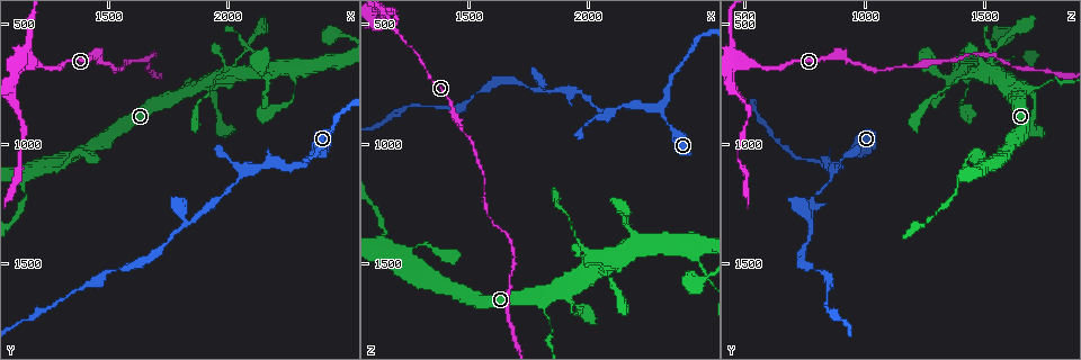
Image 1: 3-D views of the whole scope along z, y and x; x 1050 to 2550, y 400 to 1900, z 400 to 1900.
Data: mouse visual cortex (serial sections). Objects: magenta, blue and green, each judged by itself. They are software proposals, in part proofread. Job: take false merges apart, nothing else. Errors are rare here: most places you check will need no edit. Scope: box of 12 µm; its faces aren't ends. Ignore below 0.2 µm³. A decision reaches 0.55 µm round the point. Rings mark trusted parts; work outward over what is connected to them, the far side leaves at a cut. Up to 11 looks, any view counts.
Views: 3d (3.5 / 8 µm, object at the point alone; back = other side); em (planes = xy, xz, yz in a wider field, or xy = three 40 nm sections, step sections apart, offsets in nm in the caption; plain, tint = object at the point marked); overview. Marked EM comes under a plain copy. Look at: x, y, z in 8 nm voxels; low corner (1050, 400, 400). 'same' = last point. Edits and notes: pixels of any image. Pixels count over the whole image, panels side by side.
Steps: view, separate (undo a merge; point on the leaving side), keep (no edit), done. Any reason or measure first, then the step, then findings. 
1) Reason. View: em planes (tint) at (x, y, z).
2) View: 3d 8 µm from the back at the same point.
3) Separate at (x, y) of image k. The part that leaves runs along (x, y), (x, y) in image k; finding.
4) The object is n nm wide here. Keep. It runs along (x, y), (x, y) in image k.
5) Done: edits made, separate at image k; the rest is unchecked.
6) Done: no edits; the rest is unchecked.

A fork. View: 3d 8 µm at (2300, 1080, 850).

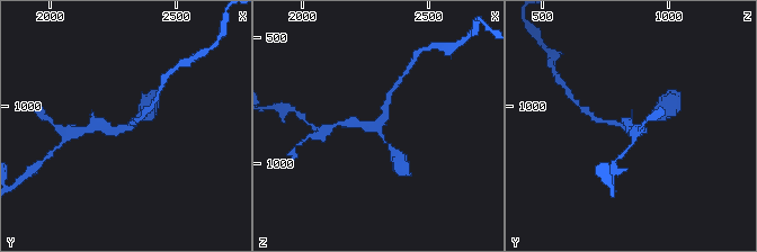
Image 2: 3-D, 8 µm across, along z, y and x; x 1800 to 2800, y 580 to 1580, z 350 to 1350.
3 arms meet here; the arms are 150, 200, 250 nm wide. View: em planes (tint) at (2300, 1090, 860).

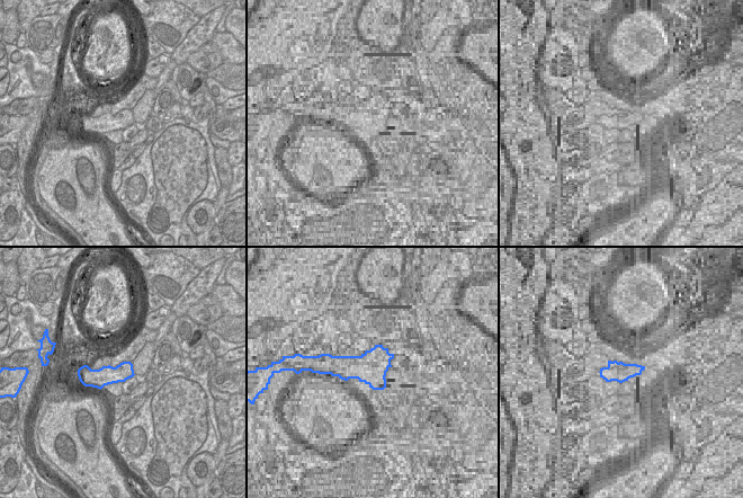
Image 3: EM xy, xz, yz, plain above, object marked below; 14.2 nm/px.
The object is 260 nm wide here. Keep. It runs along (393, 151), (374, 125), (347, 123) in image 2; continuous, no second cell.

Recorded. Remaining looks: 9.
A narrow waist. View: 3d 3.5 µm at (2020, 1180, 850).

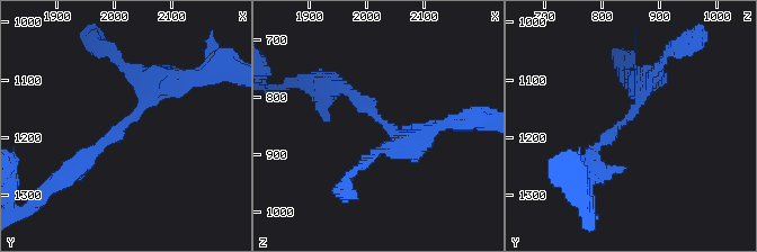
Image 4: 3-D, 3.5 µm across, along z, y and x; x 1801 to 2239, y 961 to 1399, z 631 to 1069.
The arms are 200, 300 nm wide; now the EM. View: em xy step 2 (tint) at (2020, 1175, 840).

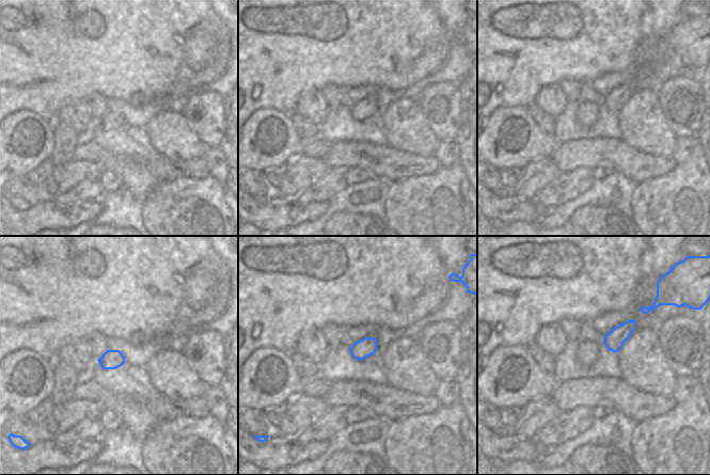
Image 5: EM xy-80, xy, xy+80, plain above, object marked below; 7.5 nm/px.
Keep. All the same cell.

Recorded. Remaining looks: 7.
Branch point. View: 3d 3.5 µm at (1800, 790, 1640).

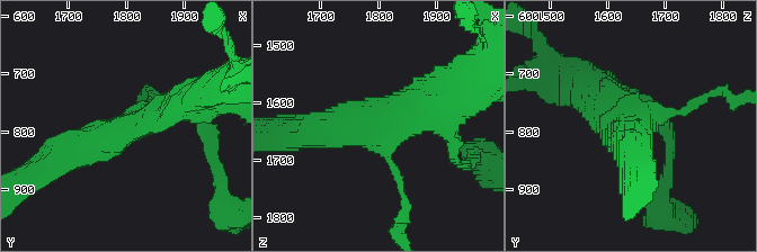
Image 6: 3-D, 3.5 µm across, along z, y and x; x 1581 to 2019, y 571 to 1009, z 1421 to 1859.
3 arms meet here; the arms are 100, 350, 450 nm wide. View: em planes (tint) at (1805, 795, 1630).

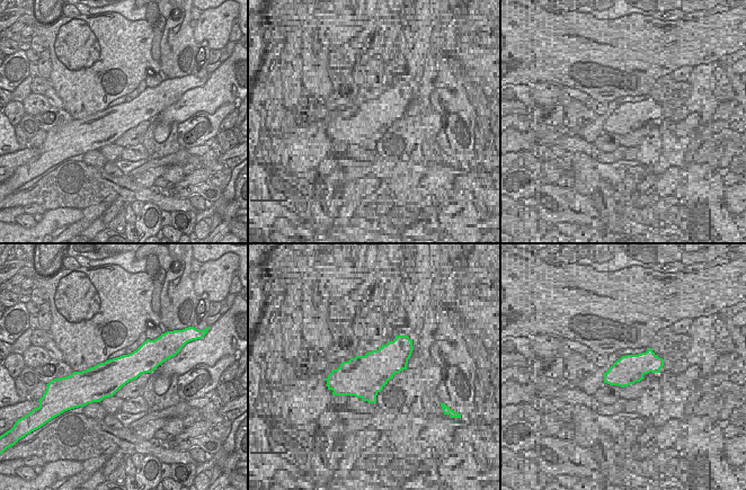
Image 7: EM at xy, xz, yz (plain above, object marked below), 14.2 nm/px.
Keep. It runs along (59, 155), (189, 104) in image 6; continuous, no second cell.

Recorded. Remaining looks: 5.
Side arm on a straight run. View: 3d 3.5 µm at (2400, 660, 1420).

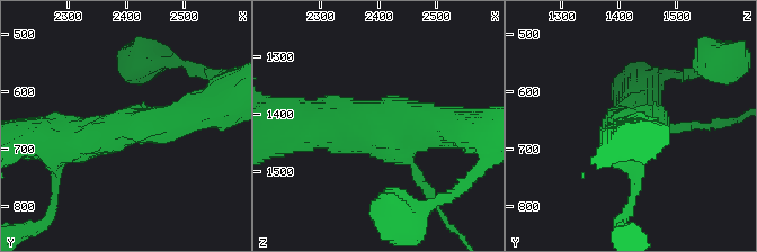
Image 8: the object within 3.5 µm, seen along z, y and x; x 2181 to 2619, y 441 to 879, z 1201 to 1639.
3 arms meet here; the arms are 150, 450, 600 nm wide. View: em xy step 5 (tint) at (2395, 665, 1425).

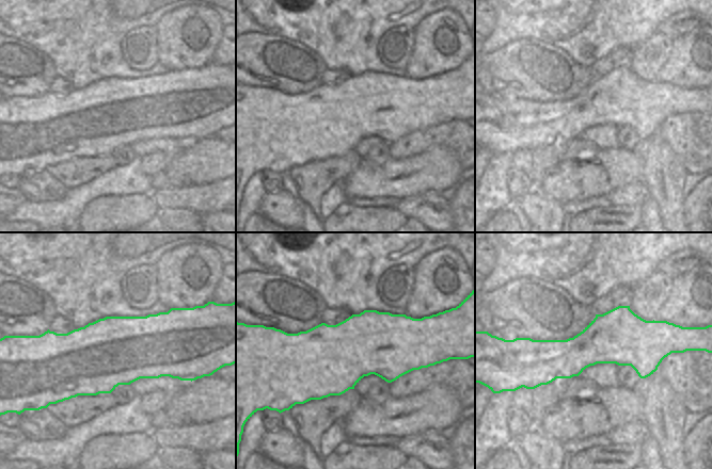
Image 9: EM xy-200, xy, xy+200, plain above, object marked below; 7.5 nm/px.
View: em xy step 3 (tint) at the same point.

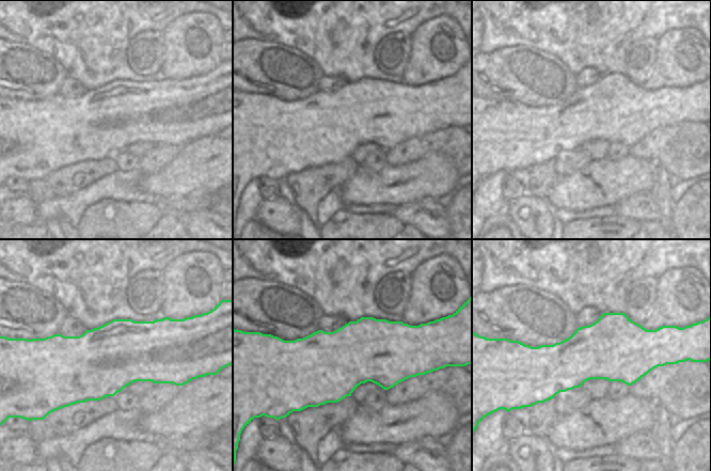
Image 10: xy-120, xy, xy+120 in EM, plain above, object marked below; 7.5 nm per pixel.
Keep. It runs along (47, 140), (99, 136), (196, 113) in image 8; continuous, no second cell.

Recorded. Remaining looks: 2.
Done: no edits; the rest is unchecked.

